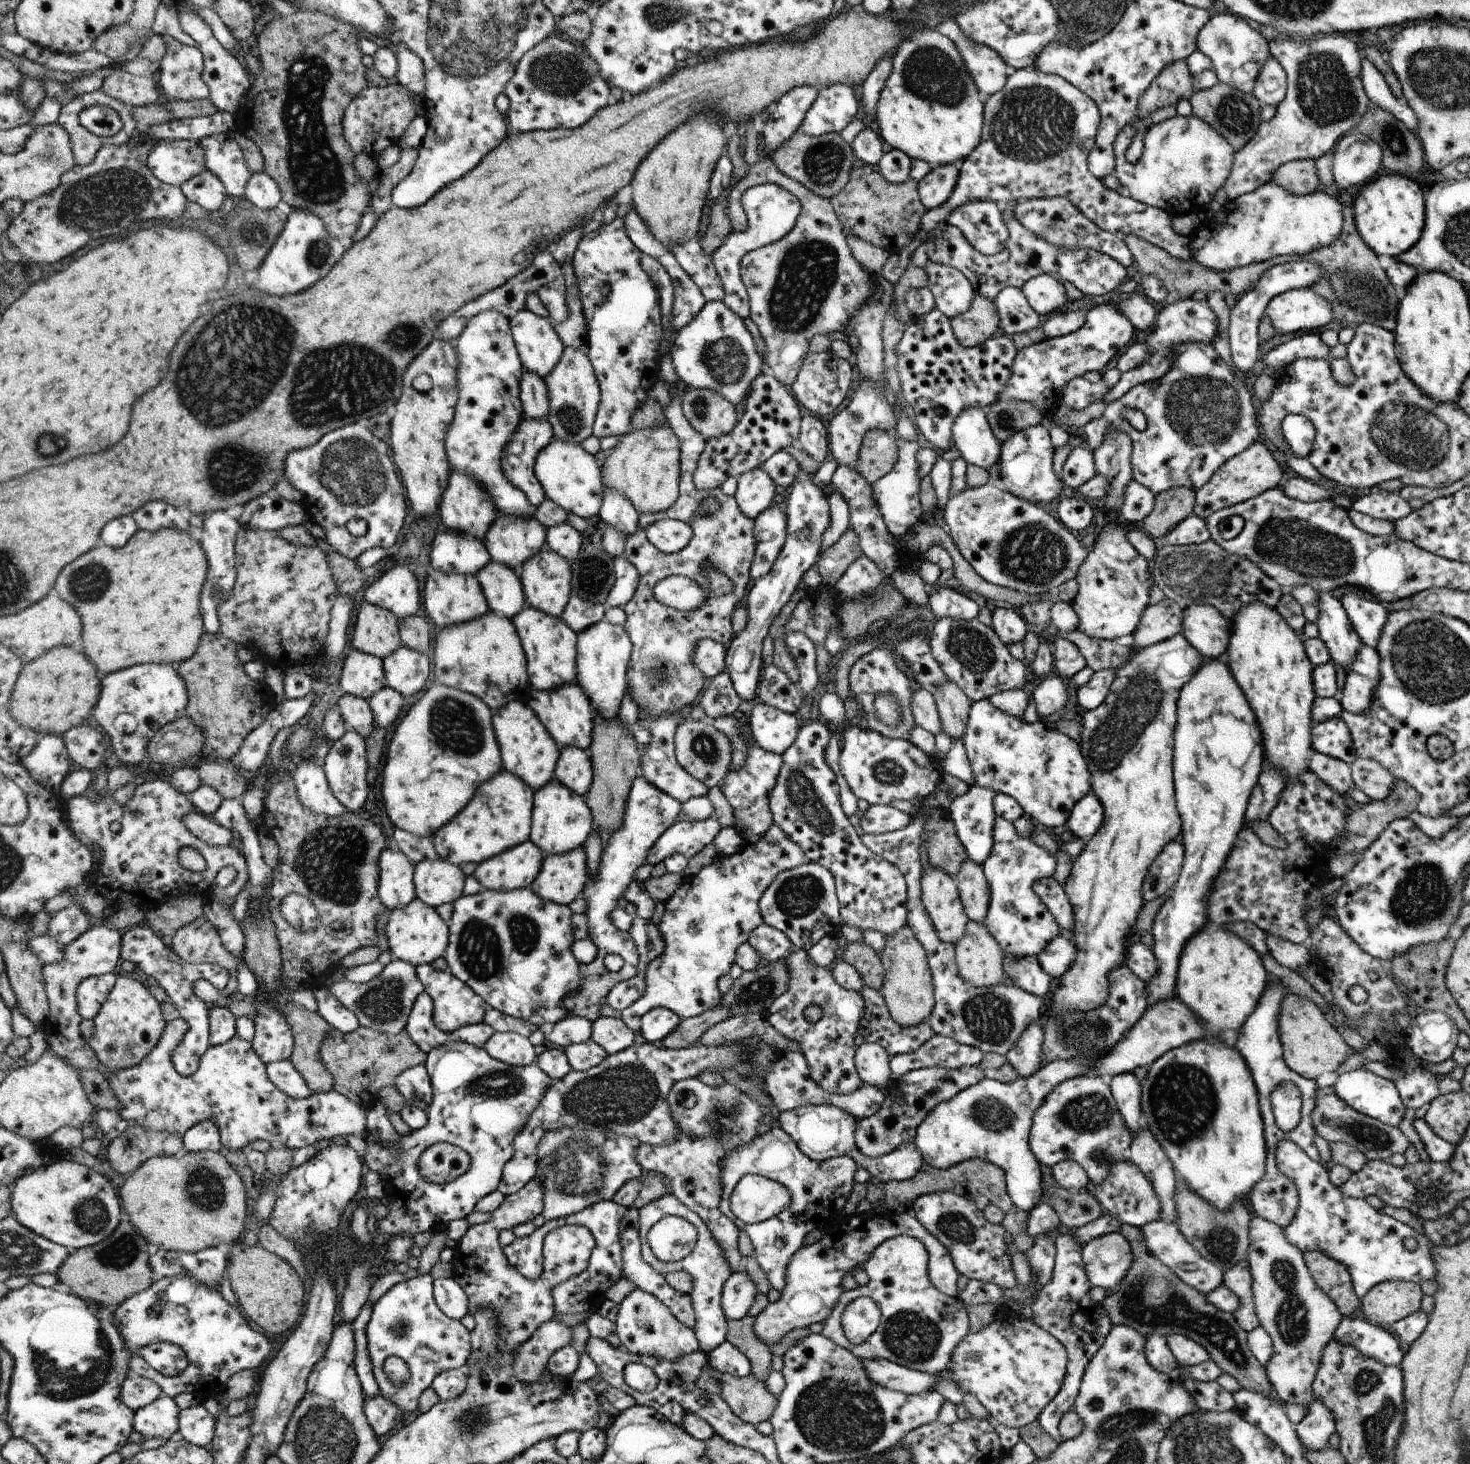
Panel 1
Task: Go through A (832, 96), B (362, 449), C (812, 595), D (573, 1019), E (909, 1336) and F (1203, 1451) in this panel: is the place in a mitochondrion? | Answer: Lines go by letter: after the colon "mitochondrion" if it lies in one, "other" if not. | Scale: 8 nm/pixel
A: other
B: mitochondrion
C: other
D: other
E: mitochondrion
F: mitochondrion

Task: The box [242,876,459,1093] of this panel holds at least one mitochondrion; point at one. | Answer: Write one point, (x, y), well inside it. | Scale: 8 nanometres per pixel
(383, 1003)

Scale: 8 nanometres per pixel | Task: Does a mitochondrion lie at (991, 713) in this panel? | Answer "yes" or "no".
no

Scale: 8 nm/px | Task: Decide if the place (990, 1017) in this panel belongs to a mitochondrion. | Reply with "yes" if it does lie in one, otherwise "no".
yes

